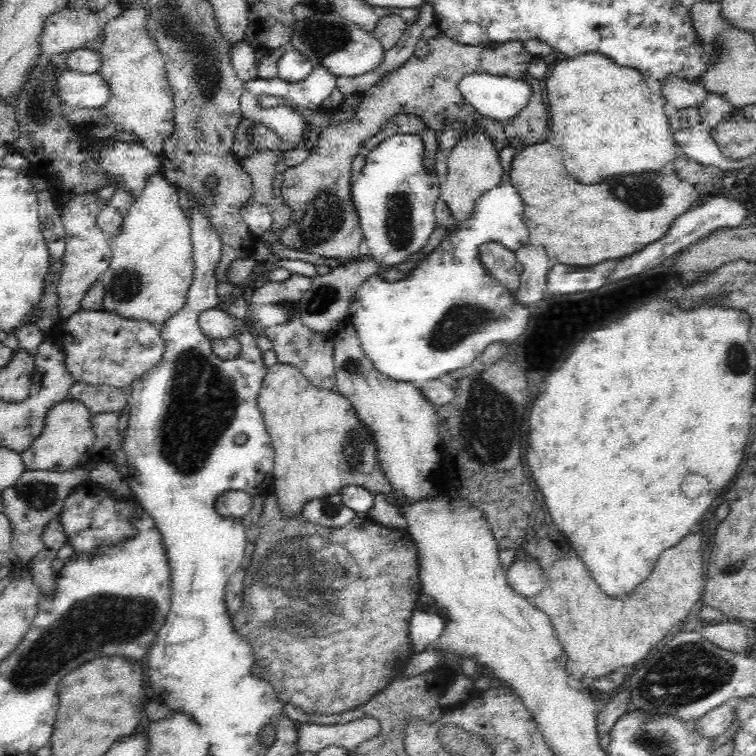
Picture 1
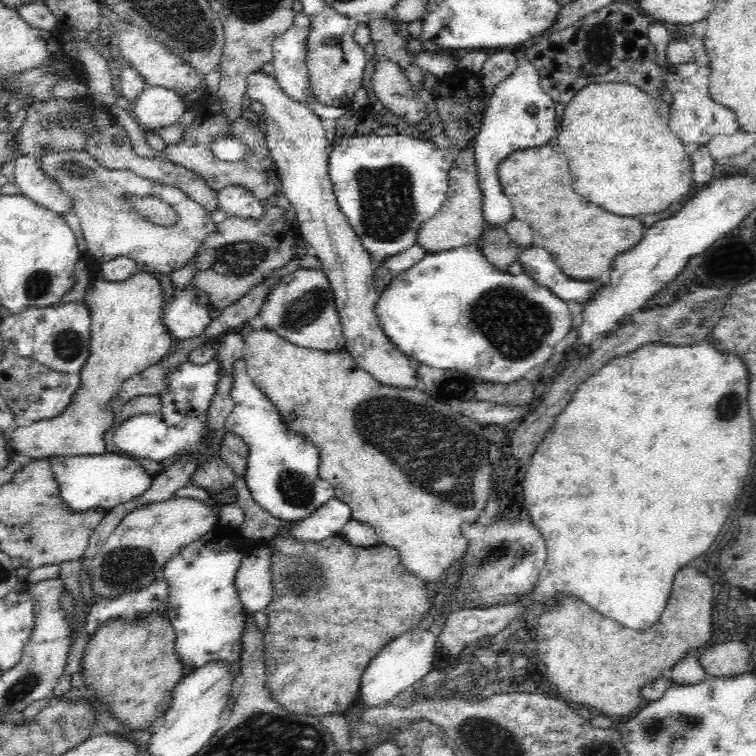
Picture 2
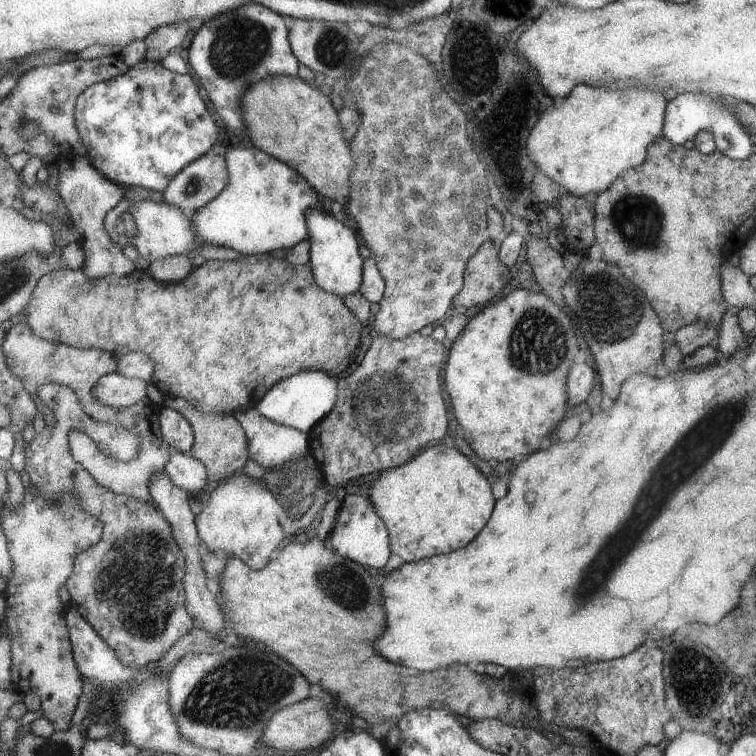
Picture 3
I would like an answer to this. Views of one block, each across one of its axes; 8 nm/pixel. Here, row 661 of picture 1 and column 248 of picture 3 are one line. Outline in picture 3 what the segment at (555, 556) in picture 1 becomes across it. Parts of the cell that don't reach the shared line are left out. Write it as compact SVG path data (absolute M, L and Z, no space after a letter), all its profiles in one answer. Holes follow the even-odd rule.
M315 538L315 540L305 540L305 542L291 542L278 551L277 558L273 558L269 564L265 564L265 568L261 568L261 570L251 569L246 565L242 560L239 560L234 556L222 556L225 559L225 566L223 566L223 570L221 570L221 574L219 574L219 593L220 596L217 595L218 601L221 604L222 612L227 612L227 616L225 618L225 623L233 629L233 632L240 639L253 640L253 642L261 642L261 644L265 644L267 648L269 648L269 652L273 652L275 656L279 656L279 658L283 658L285 662L291 664L293 668L297 670L297 672L301 673L301 676L305 678L310 684L317 684L319 688L323 689L323 692L326 692L327 699L330 702L334 702L334 699L337 698L337 704L341 704L349 714L353 716L358 716L369 726L368 732L370 735L381 744L381 740L385 738L385 734L387 734L387 730L391 728L391 726L395 726L397 724L397 720L401 720L401 716L405 714L405 712L411 712L411 710L419 710L419 708L432 708L432 709L443 709L445 712L451 712L451 714L458 716L465 716L472 721L481 721L485 719L497 719L505 724L511 725L512 722L520 721L523 726L534 727L538 722L537 708L535 708L535 696L533 696L533 692L531 690L523 690L523 692L519 692L519 690L515 690L515 688L511 688L511 676L509 676L509 672L506 672L501 678L495 679L485 673L477 674L475 672L471 672L469 670L469 692L465 692L463 688L463 684L467 684L467 668L465 666L461 666L461 664L451 664L451 666L447 666L447 668L438 668L426 674L425 672L413 670L411 668L407 668L405 666L401 666L401 664L389 664L385 658L381 658L381 656L377 656L377 654L373 654L373 650L371 650L371 640L373 640L373 636L377 636L379 632L381 632L381 628L383 628L383 612L381 612L381 596L379 596L379 590L377 590L377 584L373 582L373 578L371 578L372 571L367 568L355 564L352 560L341 556L340 553L335 554L333 552L327 552L327 548L323 546L323 542L319 540L319 538Z

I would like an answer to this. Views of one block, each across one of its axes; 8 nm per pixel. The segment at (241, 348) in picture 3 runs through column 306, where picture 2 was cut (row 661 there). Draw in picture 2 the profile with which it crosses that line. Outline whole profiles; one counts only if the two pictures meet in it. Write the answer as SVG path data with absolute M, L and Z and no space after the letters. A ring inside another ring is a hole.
M334 535L325 538L319 543L303 543L291 536L276 536L270 547L271 570L273 574L270 579L273 584L272 602L264 609L268 614L268 627L264 631L264 662L266 671L266 689L269 690L272 699L278 702L284 709L296 714L304 714L315 717L326 716L327 714L339 714L350 710L359 702L360 678L368 663L380 650L384 648L393 638L398 638L405 631L416 627L420 618L428 612L429 588L421 578L412 574L400 563L399 554L396 549L385 544L364 548L348 544L342 536Z

